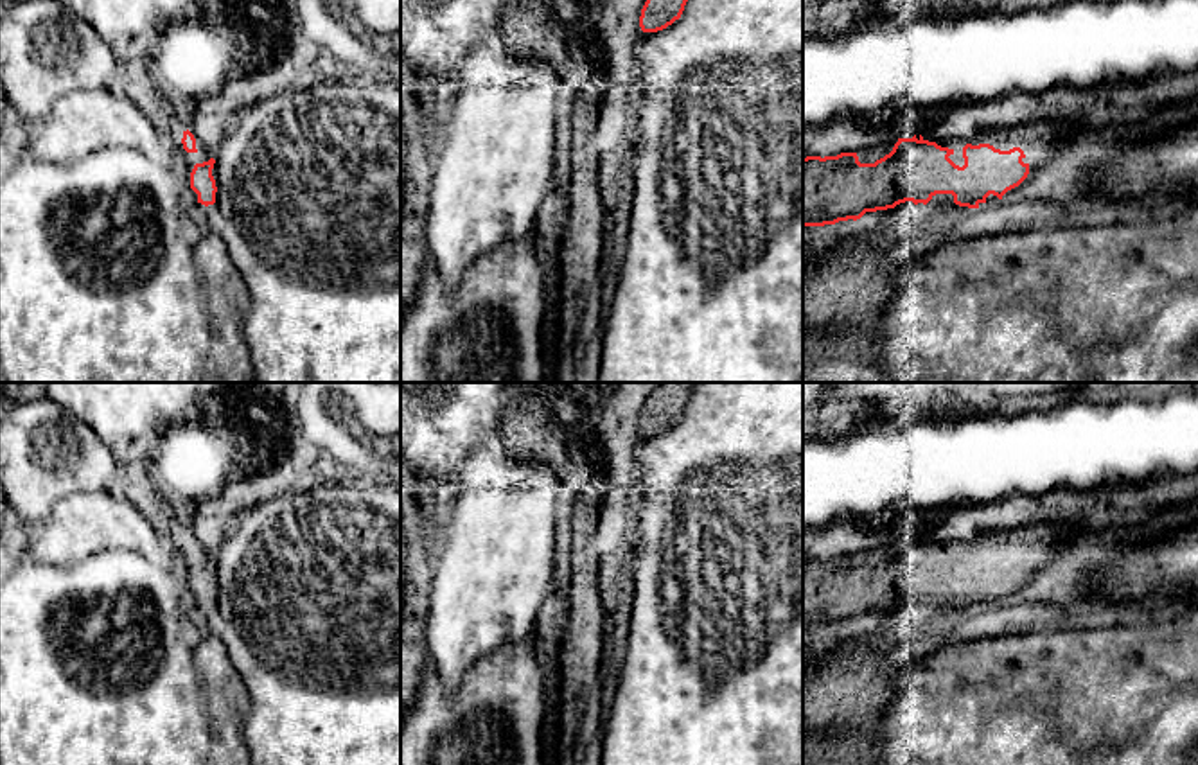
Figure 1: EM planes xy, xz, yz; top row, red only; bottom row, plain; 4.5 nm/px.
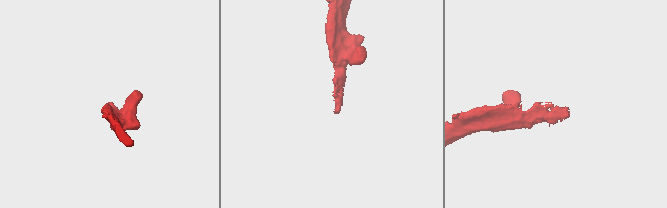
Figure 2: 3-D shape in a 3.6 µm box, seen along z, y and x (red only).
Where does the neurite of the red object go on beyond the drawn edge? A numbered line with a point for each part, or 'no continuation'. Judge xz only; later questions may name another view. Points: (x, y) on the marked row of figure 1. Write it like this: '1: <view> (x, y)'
no continuation

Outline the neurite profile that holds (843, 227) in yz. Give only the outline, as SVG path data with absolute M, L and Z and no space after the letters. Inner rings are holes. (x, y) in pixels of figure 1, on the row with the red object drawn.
M859 219L839 221L824 226L803 226L803 241L823 241L841 237L842 233L855 233L855 226L859 226Z

